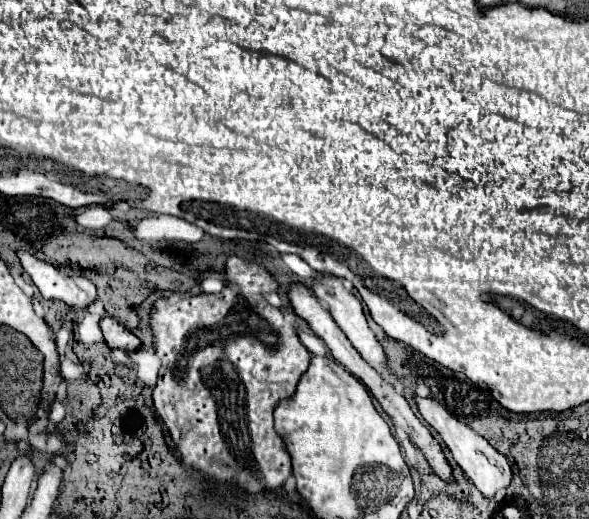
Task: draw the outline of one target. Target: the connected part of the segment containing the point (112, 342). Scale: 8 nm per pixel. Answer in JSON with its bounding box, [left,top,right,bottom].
[101,318,141,352]

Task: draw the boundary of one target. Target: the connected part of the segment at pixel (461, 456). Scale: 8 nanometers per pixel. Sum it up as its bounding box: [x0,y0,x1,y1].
[415,396,513,498]

